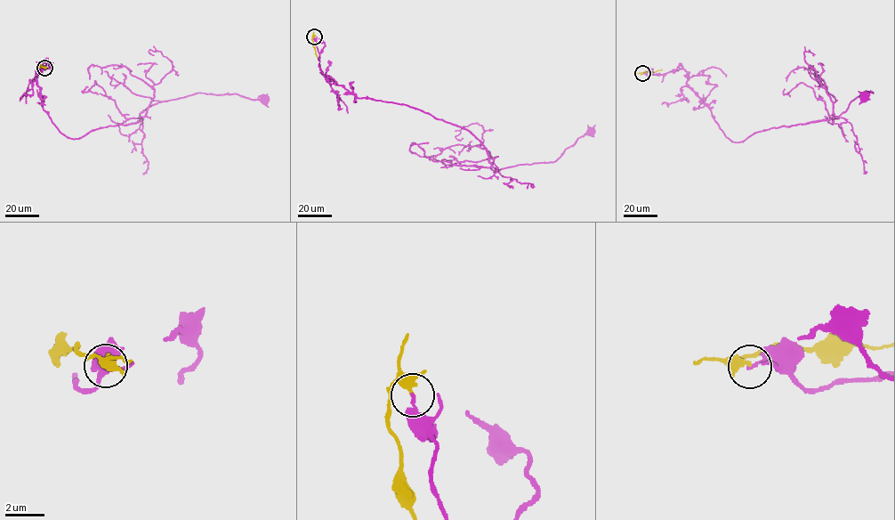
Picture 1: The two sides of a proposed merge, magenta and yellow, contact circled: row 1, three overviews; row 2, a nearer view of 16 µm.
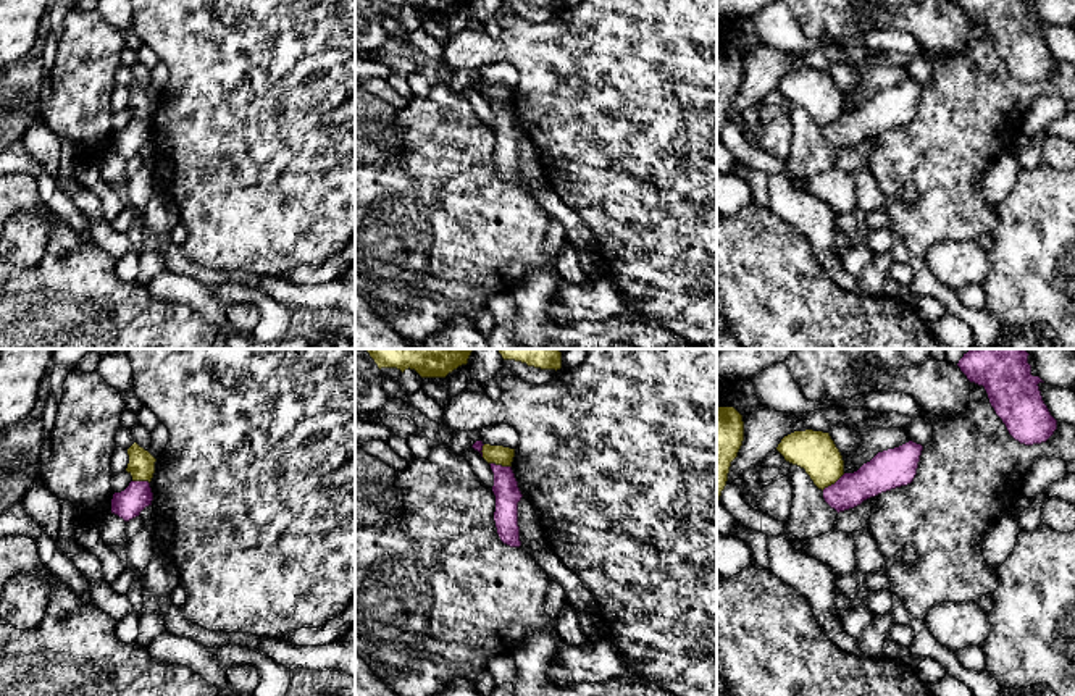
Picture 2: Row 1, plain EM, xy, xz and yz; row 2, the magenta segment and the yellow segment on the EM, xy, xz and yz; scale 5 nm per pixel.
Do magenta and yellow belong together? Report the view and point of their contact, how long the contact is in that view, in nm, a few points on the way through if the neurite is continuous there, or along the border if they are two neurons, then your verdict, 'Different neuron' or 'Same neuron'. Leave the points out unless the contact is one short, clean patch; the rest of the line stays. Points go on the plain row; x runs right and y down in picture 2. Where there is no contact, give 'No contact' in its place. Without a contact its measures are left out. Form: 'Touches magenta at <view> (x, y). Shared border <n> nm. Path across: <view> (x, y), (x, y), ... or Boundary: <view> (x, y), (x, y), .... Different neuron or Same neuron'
Touches magenta at xz (501, 104). Shared border 110 nm. Boundary: xz (489, 100), (510, 105). Different neuron

